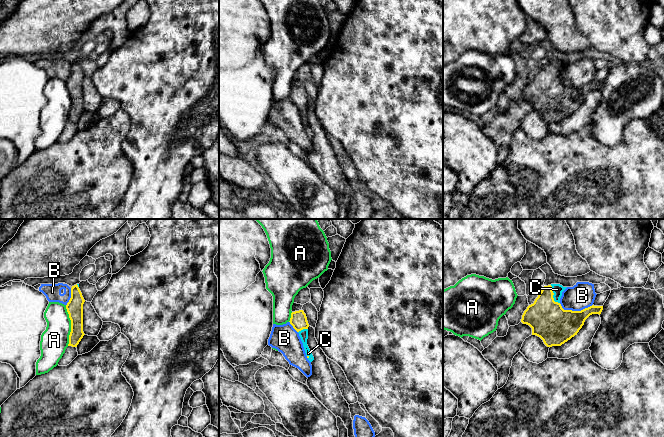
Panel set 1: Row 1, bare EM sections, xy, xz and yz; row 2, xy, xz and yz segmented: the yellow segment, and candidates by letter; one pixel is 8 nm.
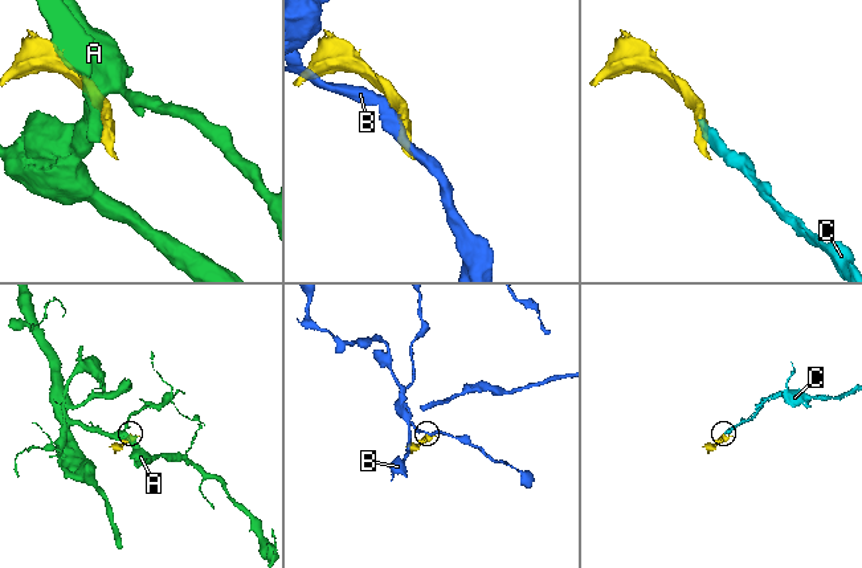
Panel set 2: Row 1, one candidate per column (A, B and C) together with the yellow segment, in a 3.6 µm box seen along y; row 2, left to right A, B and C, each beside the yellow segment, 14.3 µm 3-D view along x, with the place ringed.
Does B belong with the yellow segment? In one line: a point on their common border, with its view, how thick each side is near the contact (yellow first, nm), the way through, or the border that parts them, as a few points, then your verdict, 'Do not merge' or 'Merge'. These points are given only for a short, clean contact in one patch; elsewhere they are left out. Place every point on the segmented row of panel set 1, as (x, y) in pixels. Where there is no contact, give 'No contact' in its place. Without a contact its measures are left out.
Touches yellow at yz (575, 311). Thickness 300 nm (yellow) against 200 nm. Boundary: yz (559, 303), (564, 309), (572, 310), (582, 310), (592, 304). Do not merge

